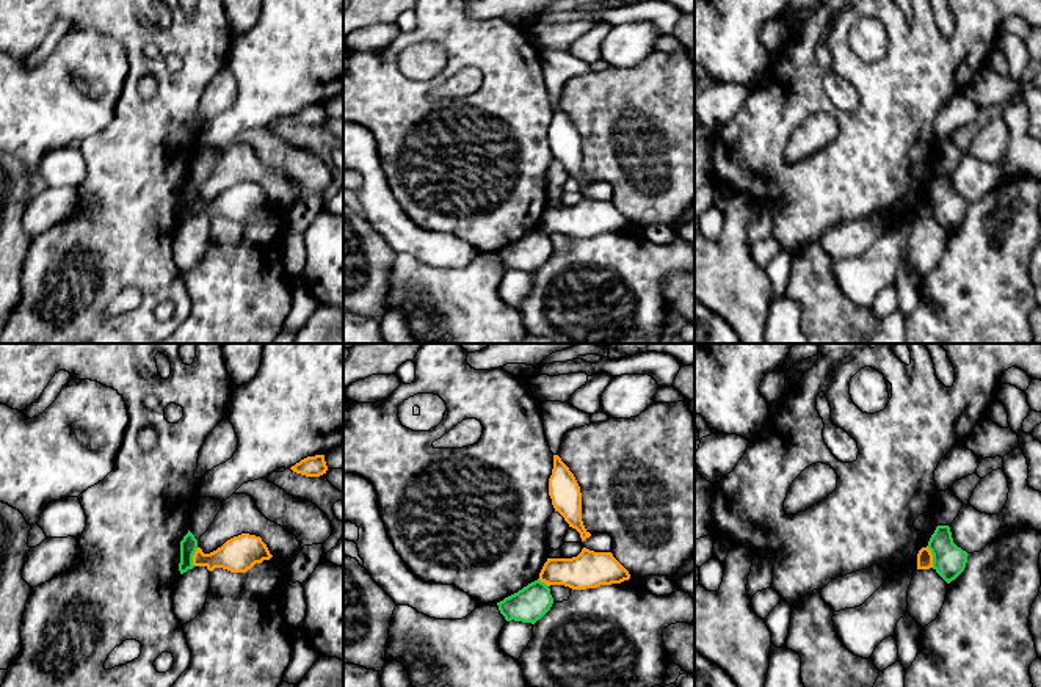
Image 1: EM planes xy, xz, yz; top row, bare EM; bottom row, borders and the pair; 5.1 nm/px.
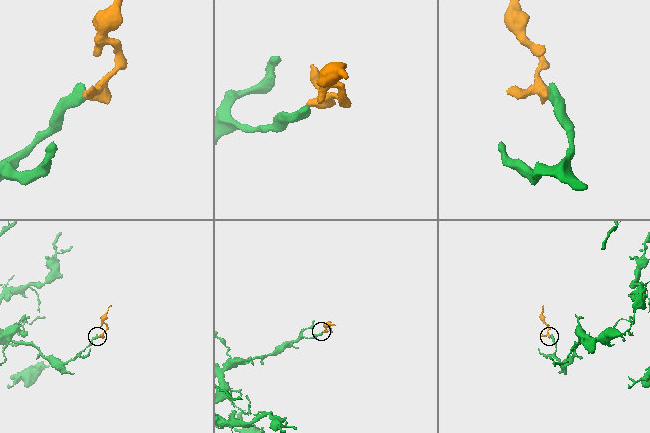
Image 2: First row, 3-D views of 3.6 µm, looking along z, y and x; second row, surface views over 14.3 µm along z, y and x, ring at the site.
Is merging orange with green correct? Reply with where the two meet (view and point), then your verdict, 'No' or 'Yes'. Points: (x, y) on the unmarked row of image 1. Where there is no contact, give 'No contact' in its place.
Touches orange at yz (932, 206). No

